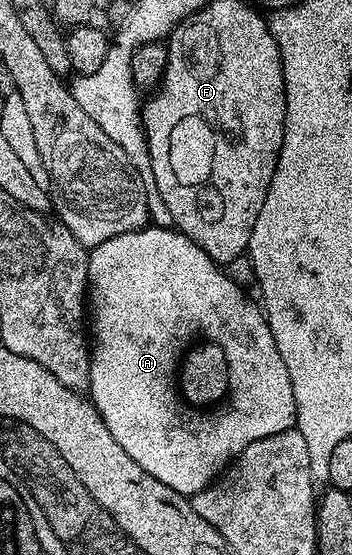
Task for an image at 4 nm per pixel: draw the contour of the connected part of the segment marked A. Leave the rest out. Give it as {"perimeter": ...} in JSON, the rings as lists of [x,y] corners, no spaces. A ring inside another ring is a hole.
{"perimeter":[[[148,225],[148,226],[145,226],[145,227],[143,227],[143,228],[142,228],[142,229],[141,229],[141,230],[139,230],[139,231],[130,231],[130,232],[129,232],[129,233],[121,233],[121,237],[113,237],[113,238],[112,238],[112,239],[110,239],[110,240],[109,240],[109,241],[105,241],[105,242],[104,242],[104,243],[102,243],[102,244],[101,244],[101,245],[97,245],[97,246],[96,246],[96,247],[92,247],[92,248],[90,248],[90,251],[89,251],[89,254],[88,254],[88,257],[87,257],[87,281],[88,281],[88,284],[89,284],[89,331],[90,331],[90,334],[91,334],[91,335],[92,335],[92,336],[93,336],[93,343],[94,343],[94,346],[92,346],[92,347],[91,347],[91,348],[90,348],[90,352],[91,352],[91,382],[90,382],[90,384],[89,384],[89,398],[90,398],[90,400],[91,400],[91,402],[92,402],[92,403],[94,403],[94,404],[95,404],[95,408],[96,408],[96,409],[98,409],[98,410],[99,410],[99,415],[100,415],[100,417],[101,417],[101,418],[102,418],[102,419],[103,419],[103,420],[104,420],[104,421],[105,421],[105,425],[106,425],[106,426],[107,426],[107,428],[108,428],[108,429],[109,429],[109,433],[113,433],[113,437],[117,437],[117,445],[121,445],[121,449],[125,449],[125,453],[129,453],[129,457],[133,457],[133,461],[137,461],[137,465],[141,465],[141,469],[145,469],[145,473],[149,473],[149,474],[150,474],[150,475],[152,475],[152,476],[153,476],[153,477],[157,477],[157,481],[161,481],[161,485],[169,485],[169,489],[173,489],[173,490],[174,490],[174,491],[176,491],[176,492],[177,492],[177,493],[178,493],[178,494],[179,494],[179,495],[186,495],[186,496],[188,496],[188,497],[190,497],[190,496],[192,496],[192,495],[196,495],[196,494],[197,494],[197,492],[198,492],[198,491],[200,491],[200,490],[201,490],[201,489],[205,489],[205,488],[206,488],[206,487],[208,487],[208,486],[209,486],[209,484],[210,484],[210,483],[213,483],[213,482],[215,482],[215,480],[216,480],[216,479],[218,479],[218,478],[219,478],[219,476],[220,476],[220,475],[222,475],[222,474],[223,474],[223,472],[224,472],[224,471],[226,471],[226,470],[227,470],[227,468],[228,468],[228,467],[230,467],[230,466],[231,466],[231,464],[232,464],[232,462],[233,462],[233,460],[235,460],[235,458],[237,458],[237,457],[238,457],[238,456],[239,456],[239,454],[240,454],[240,453],[241,453],[241,452],[243,452],[243,450],[244,450],[244,449],[246,449],[246,448],[247,448],[247,446],[249,446],[249,445],[250,445],[250,443],[256,443],[256,442],[257,442],[257,441],[261,441],[261,437],[273,437],[273,436],[274,436],[274,435],[279,435],[279,434],[280,434],[280,433],[281,433],[281,432],[283,432],[283,431],[290,431],[290,430],[292,430],[292,428],[294,428],[294,427],[295,427],[295,398],[294,398],[294,397],[293,397],[293,385],[292,385],[292,384],[291,384],[291,382],[290,382],[290,381],[289,381],[289,369],[285,369],[285,361],[281,361],[281,353],[280,353],[280,352],[279,352],[279,350],[278,350],[278,349],[277,349],[277,341],[273,341],[273,333],[272,333],[272,332],[271,332],[271,330],[270,330],[270,329],[269,329],[269,325],[268,325],[268,324],[267,324],[267,316],[266,316],[266,314],[265,314],[265,312],[264,312],[264,310],[263,310],[263,308],[262,308],[262,306],[260,306],[260,304],[259,304],[259,303],[258,303],[258,302],[256,302],[256,300],[255,300],[255,303],[254,303],[254,301],[253,301],[253,300],[251,300],[251,299],[250,299],[250,297],[249,297],[249,296],[247,296],[247,295],[246,295],[246,293],[245,293],[245,292],[243,292],[243,291],[242,291],[242,289],[241,289],[241,288],[239,288],[239,287],[238,287],[238,285],[237,285],[237,284],[235,284],[235,283],[234,283],[234,281],[233,281],[233,280],[231,280],[231,279],[230,279],[230,277],[229,277],[229,276],[227,276],[227,275],[226,275],[226,273],[225,273],[225,272],[223,272],[223,271],[226,271],[226,270],[224,270],[224,268],[223,268],[223,267],[222,267],[222,266],[220,266],[220,264],[218,264],[218,263],[216,263],[216,262],[215,262],[215,260],[213,260],[213,259],[211,259],[211,258],[210,258],[210,257],[209,257],[209,256],[208,256],[208,255],[206,255],[206,253],[205,253],[205,252],[204,252],[204,251],[203,251],[203,250],[202,250],[202,249],[201,249],[201,248],[199,248],[199,247],[198,247],[198,246],[197,246],[197,244],[196,244],[196,243],[195,243],[195,242],[194,242],[194,241],[192,241],[192,239],[190,239],[190,238],[189,238],[189,237],[188,237],[188,235],[185,235],[185,234],[183,234],[183,232],[182,232],[182,231],[180,231],[180,230],[178,230],[178,229],[172,229],[172,228],[171,228],[171,227],[170,227],[170,226],[167,226],[167,227],[154,227],[154,225]],[[200,337],[202,337],[202,338],[203,338],[203,339],[204,339],[204,340],[206,340],[206,342],[208,342],[208,343],[215,343],[215,344],[216,344],[216,345],[218,345],[218,347],[219,347],[219,348],[221,348],[221,350],[222,350],[222,351],[223,351],[223,352],[224,352],[224,353],[225,353],[225,361],[226,361],[226,362],[227,362],[227,368],[228,368],[228,369],[229,369],[229,377],[230,377],[230,378],[231,378],[231,382],[230,382],[230,384],[229,384],[229,400],[230,400],[230,399],[231,399],[231,407],[223,407],[223,406],[220,406],[220,407],[219,407],[219,408],[218,408],[218,409],[196,409],[196,408],[195,408],[195,407],[194,407],[194,406],[191,406],[191,405],[188,405],[188,404],[187,404],[187,403],[186,403],[186,402],[185,402],[185,400],[184,400],[184,398],[183,398],[183,396],[182,396],[182,395],[180,395],[180,394],[179,394],[179,389],[178,389],[178,386],[177,386],[177,368],[178,368],[178,367],[179,367],[179,366],[180,366],[180,363],[181,363],[181,360],[182,360],[182,358],[183,358],[183,356],[184,356],[184,354],[185,354],[185,352],[186,352],[186,351],[187,351],[187,350],[188,350],[188,348],[190,348],[190,347],[191,347],[191,346],[192,346],[192,344],[194,344],[194,343],[195,343],[195,342],[196,342],[196,340],[198,340],[198,339],[199,339],[199,338],[200,338]]]}

